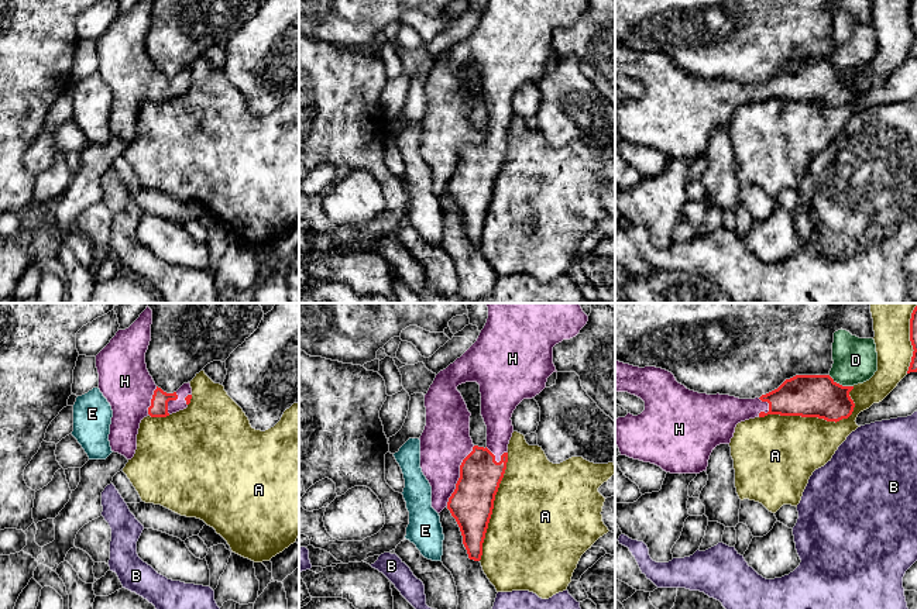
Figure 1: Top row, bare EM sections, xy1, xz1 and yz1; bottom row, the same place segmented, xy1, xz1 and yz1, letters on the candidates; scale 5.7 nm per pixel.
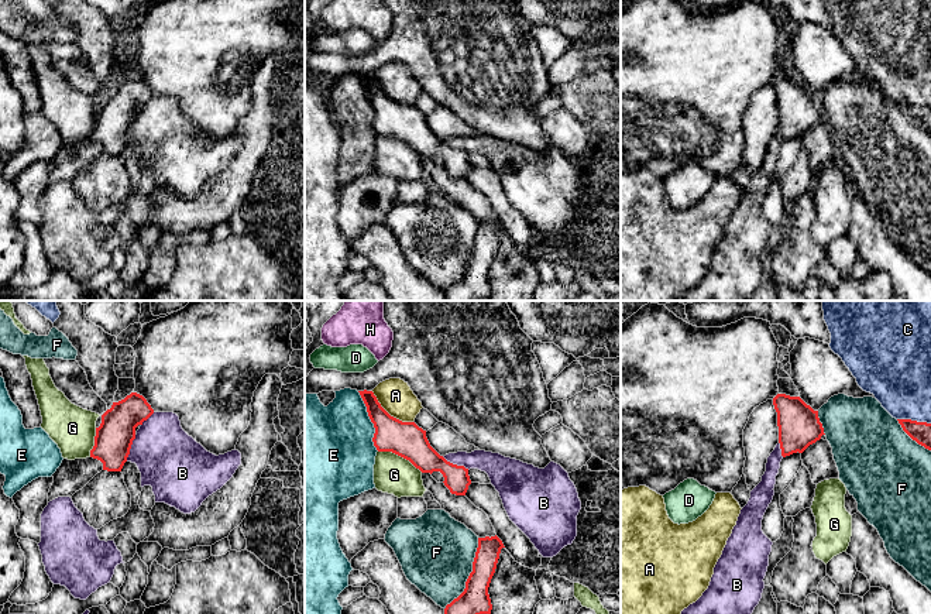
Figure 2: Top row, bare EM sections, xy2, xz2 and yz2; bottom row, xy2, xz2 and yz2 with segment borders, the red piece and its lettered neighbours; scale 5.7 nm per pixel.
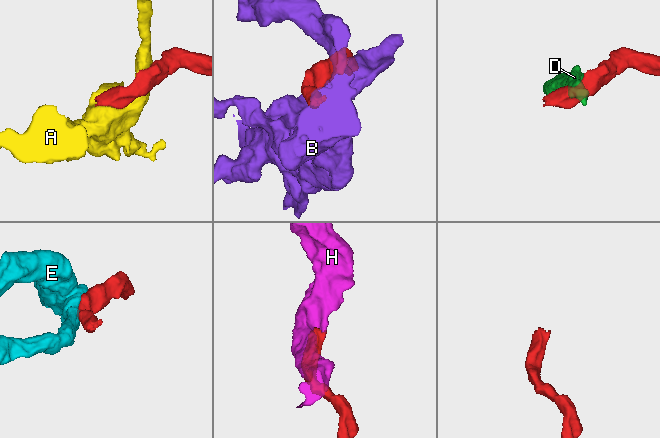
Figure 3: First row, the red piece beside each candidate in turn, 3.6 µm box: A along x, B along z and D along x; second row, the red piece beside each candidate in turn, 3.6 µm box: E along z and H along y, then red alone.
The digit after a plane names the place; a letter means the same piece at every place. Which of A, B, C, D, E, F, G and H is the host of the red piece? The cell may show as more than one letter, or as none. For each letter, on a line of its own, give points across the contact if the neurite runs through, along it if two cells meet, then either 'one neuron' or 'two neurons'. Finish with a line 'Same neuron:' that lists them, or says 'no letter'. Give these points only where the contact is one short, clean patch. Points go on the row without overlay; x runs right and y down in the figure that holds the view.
A: two neurons
B: two neurons
C: two neurons
D: two neurons
E: two neurons
F: two neurons
G: border along xz2 (378, 134), (391, 134), (408, 143), (422, 155); two neurons
H: one neuron
Same neuron: H

